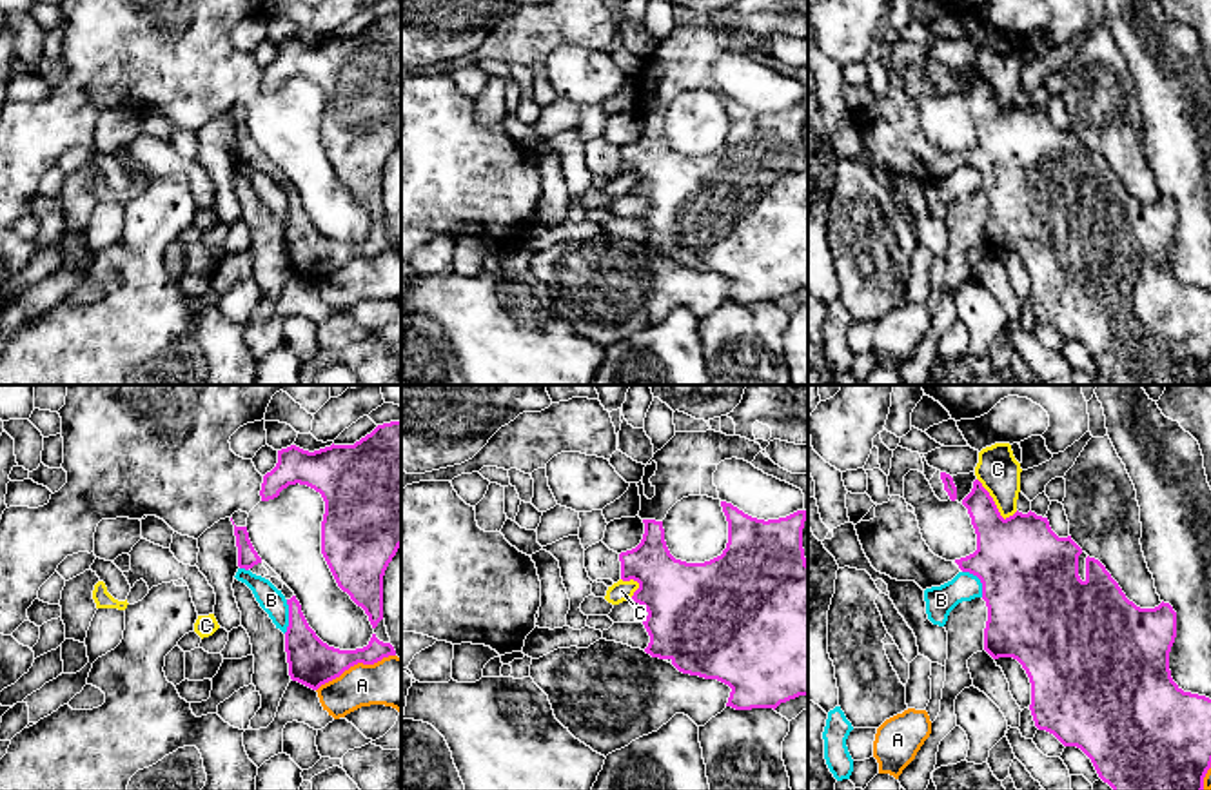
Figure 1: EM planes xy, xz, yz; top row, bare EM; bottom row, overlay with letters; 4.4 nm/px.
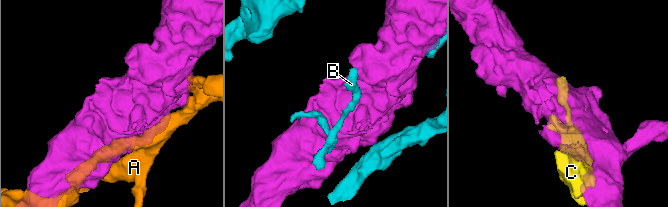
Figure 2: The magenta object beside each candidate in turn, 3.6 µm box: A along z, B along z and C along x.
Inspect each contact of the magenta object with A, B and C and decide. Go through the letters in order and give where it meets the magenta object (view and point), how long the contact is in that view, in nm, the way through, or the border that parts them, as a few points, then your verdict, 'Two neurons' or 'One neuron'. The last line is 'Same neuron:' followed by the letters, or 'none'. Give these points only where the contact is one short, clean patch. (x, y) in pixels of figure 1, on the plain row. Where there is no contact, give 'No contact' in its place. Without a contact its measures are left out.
A: Touches magenta at xy (354, 256). Shared border 380 nm. Two neurons
B: Touches magenta at yz (979, 171). Shared border 150 nm. Two neurons
C: Touches magenta at yz (995, 98). Shared border 240 nm. Two neurons
Same neuron: none

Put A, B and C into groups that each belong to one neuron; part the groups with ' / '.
A / B / C

